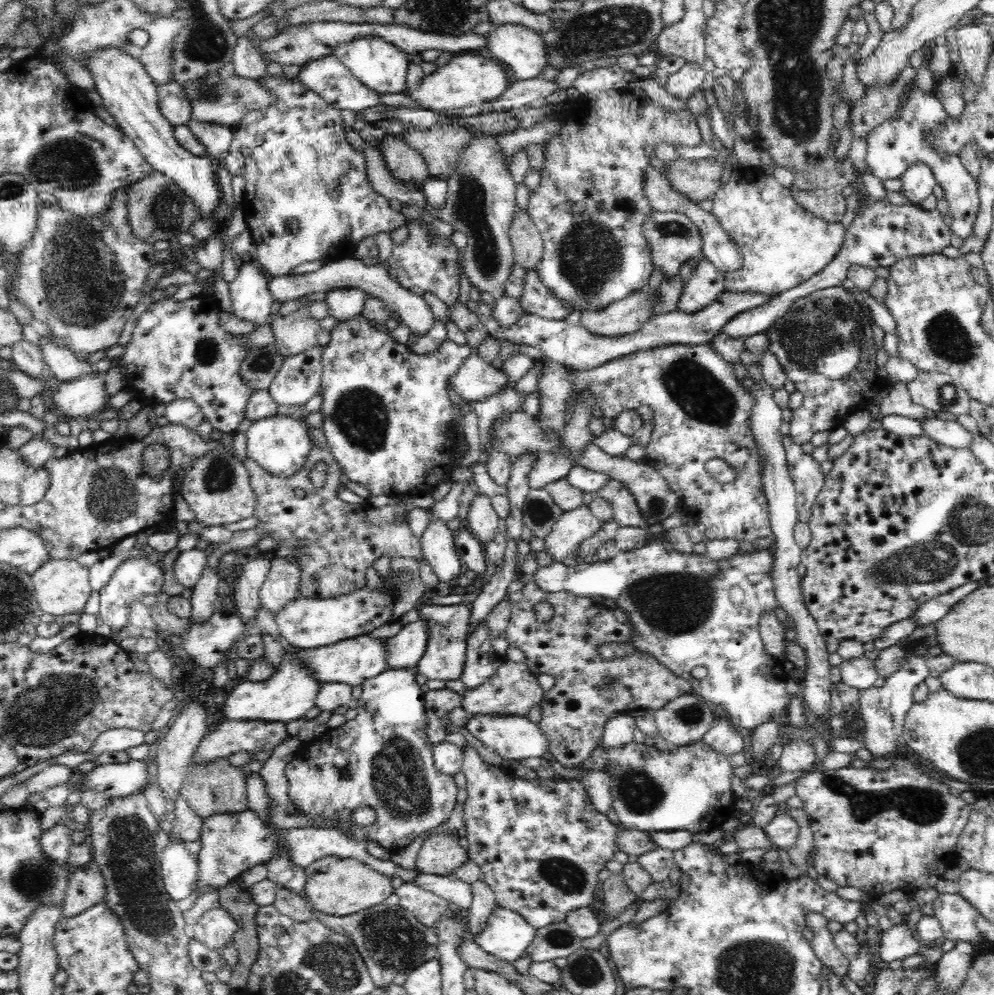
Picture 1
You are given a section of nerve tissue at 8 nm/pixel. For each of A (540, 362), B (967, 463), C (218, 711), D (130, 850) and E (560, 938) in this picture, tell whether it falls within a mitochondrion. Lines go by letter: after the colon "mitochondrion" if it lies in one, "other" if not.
A: other
B: other
C: other
D: mitochondrion
E: mitochondrion

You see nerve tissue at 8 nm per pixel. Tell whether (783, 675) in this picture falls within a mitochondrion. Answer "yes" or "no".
no

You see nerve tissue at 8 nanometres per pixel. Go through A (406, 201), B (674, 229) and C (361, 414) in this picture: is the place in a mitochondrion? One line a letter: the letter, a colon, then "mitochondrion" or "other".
A: other
B: mitochondrion
C: mitochondrion

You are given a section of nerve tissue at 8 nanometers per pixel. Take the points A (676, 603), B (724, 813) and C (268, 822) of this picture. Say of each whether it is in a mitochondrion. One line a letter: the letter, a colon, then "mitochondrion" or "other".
A: mitochondrion
B: other
C: other

